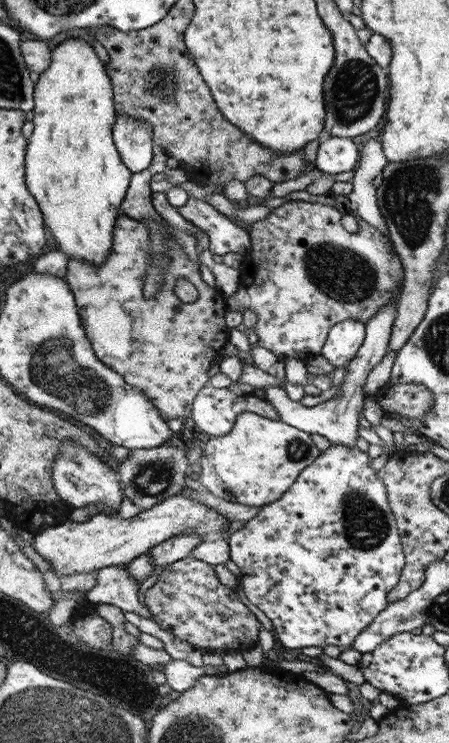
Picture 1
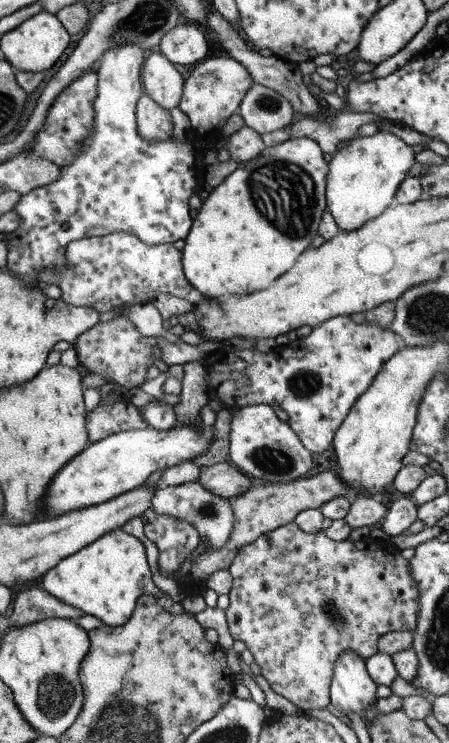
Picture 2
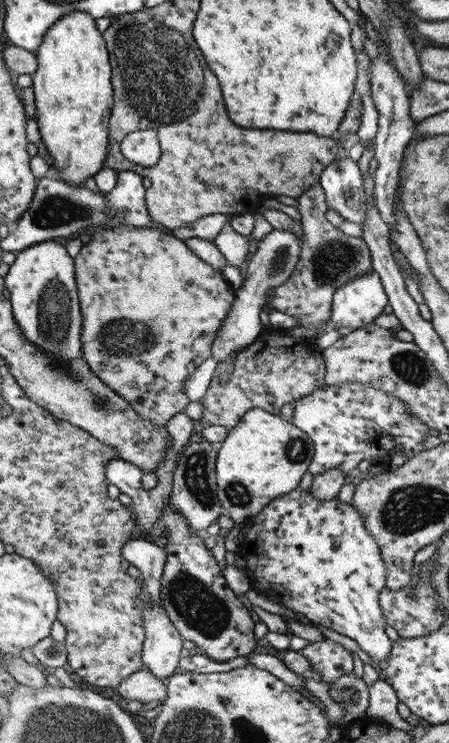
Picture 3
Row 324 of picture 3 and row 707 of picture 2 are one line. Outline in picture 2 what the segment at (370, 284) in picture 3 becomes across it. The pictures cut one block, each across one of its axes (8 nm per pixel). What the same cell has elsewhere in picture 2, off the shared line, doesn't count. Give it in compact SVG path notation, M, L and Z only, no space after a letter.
M347 649L335 657L329 683L329 709L342 720L346 720L346 710L362 716L369 705L375 704L375 688L360 656Z

